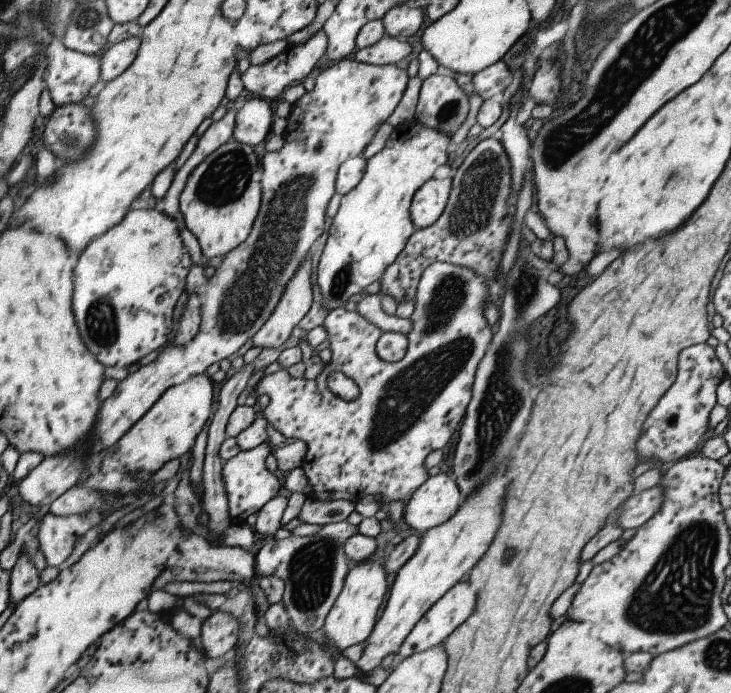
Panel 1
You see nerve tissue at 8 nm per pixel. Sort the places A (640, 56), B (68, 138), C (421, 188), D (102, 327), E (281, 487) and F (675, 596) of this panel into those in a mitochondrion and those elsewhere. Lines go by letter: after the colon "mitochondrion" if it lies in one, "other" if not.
A: mitochondrion
B: mitochondrion
C: other
D: mitochondrion
E: other
F: mitochondrion

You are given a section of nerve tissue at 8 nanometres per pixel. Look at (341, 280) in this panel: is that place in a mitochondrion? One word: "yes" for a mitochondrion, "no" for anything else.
yes

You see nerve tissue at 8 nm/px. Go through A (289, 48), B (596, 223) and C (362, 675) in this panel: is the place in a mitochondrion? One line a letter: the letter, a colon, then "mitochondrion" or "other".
A: other
B: other
C: other

